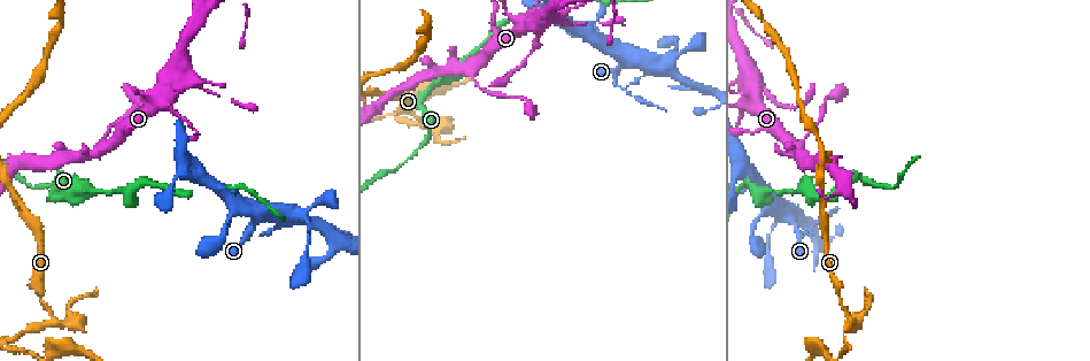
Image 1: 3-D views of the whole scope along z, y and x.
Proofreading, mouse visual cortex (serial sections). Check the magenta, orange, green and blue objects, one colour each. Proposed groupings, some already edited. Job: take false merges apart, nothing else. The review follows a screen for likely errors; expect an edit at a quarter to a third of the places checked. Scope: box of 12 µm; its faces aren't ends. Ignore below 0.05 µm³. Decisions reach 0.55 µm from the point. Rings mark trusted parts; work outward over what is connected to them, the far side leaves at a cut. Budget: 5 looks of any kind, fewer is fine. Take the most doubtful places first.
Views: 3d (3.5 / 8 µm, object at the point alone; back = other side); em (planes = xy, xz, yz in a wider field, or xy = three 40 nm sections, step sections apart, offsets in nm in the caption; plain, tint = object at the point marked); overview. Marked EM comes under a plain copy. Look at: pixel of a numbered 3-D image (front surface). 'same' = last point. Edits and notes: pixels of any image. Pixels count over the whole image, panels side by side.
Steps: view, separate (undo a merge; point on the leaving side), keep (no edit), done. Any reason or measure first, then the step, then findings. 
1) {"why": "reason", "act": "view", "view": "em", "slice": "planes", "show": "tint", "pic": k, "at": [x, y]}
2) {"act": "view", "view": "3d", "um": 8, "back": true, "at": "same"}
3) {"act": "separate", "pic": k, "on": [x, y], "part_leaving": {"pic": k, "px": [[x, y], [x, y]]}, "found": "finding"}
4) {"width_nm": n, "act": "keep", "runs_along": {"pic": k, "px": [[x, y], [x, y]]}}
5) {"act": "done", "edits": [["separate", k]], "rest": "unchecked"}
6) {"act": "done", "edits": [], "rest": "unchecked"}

{"why": "a narrow waist", "act": "view", "view": "3d", "um": 3.5, "back": true, "pic": 1, "at": [815, 124]}

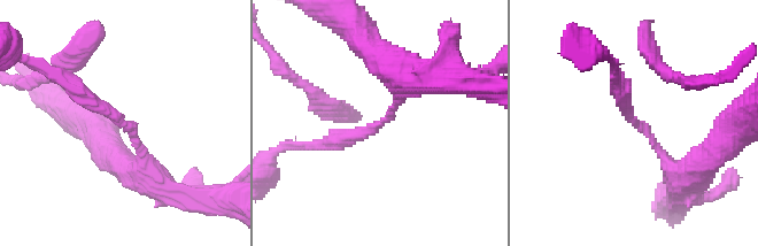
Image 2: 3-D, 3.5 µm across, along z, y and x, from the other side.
{"act": "keep", "runs_along": {"pic": 2, "px": [[690, 175], [666, 164], [617, 87]]}, "found": "continuous, no second cell"}

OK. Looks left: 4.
{"why": "a narrow waist", "act": "view", "view": "3d", "um": 3.5, "pic": 1, "at": [744, 190]}

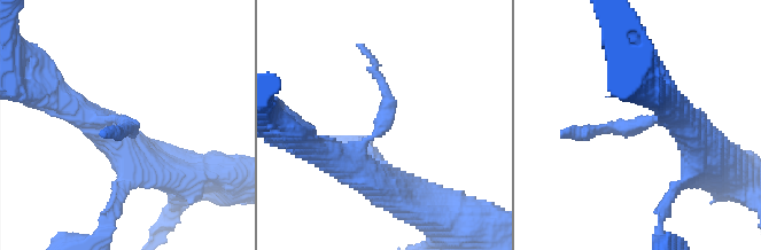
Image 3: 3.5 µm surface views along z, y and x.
{"why": "need the tissue", "act": "view", "view": "em", "slice": "xy", "step": 1, "show": "tint", "pic": 3, "at": [650, 121]}

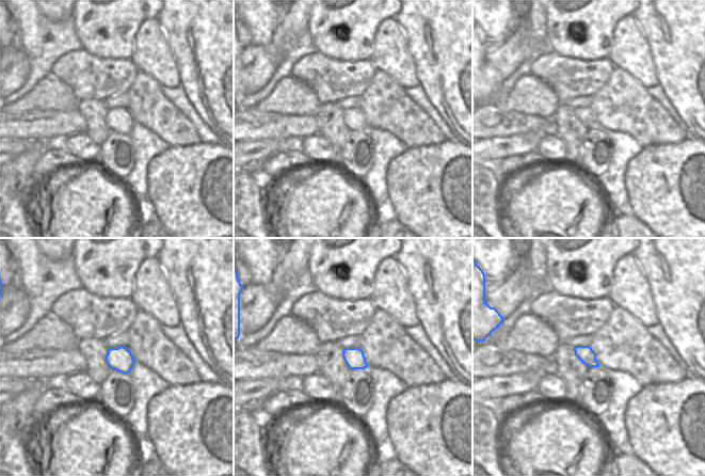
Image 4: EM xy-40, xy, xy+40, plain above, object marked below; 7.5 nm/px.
{"width_nm": 150, "act": "keep", "runs_along": {"pic": 3, "px": [[374, 180], [346, 163], [388, 116], [381, 84]]}, "found": "one cell here"}

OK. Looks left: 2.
{"act": "done", "edits": [], "rest": "unchecked"}

